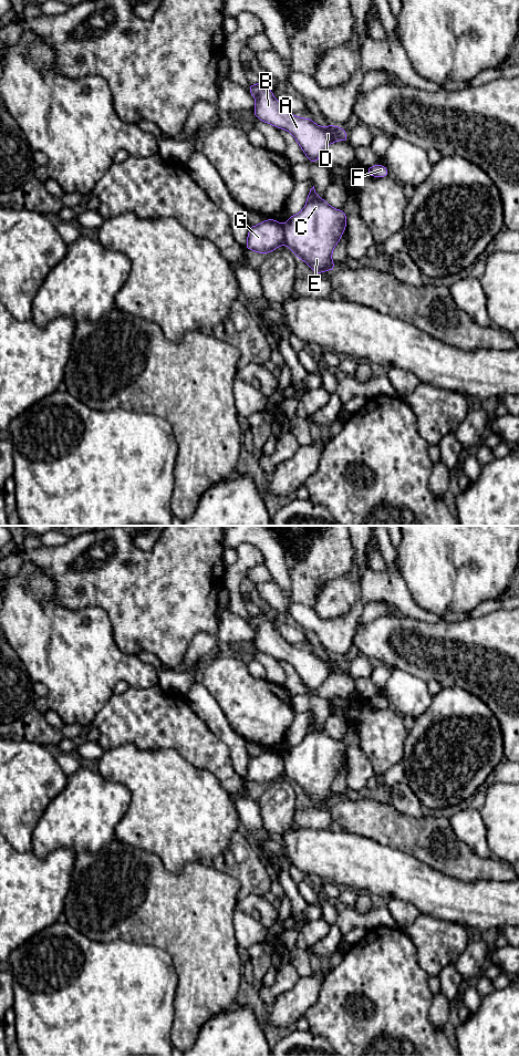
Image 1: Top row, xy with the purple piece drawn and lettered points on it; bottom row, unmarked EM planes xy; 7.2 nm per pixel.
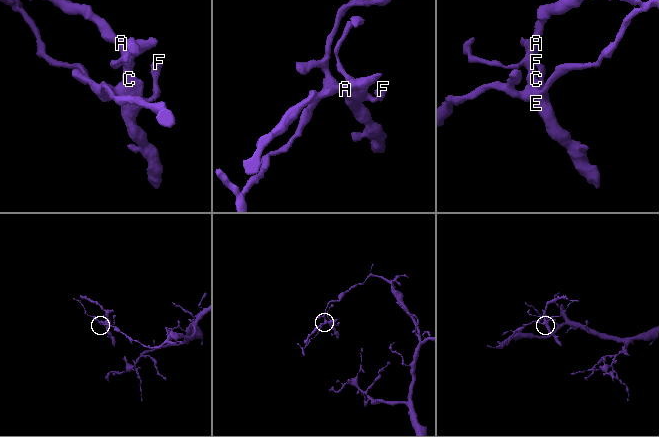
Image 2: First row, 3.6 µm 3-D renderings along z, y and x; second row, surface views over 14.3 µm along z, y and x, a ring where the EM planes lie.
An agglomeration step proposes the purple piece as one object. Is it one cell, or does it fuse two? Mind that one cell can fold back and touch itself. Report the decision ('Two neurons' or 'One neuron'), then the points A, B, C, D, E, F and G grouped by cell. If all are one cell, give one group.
Two neurons. Groups: A B C D E F / G

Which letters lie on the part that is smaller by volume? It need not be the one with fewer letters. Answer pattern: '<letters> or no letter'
A, B, C, D, E, F

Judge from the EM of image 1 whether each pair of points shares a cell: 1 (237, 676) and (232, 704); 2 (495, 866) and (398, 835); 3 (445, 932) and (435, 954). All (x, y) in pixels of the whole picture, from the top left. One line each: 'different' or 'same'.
1: same
2: same
3: same

